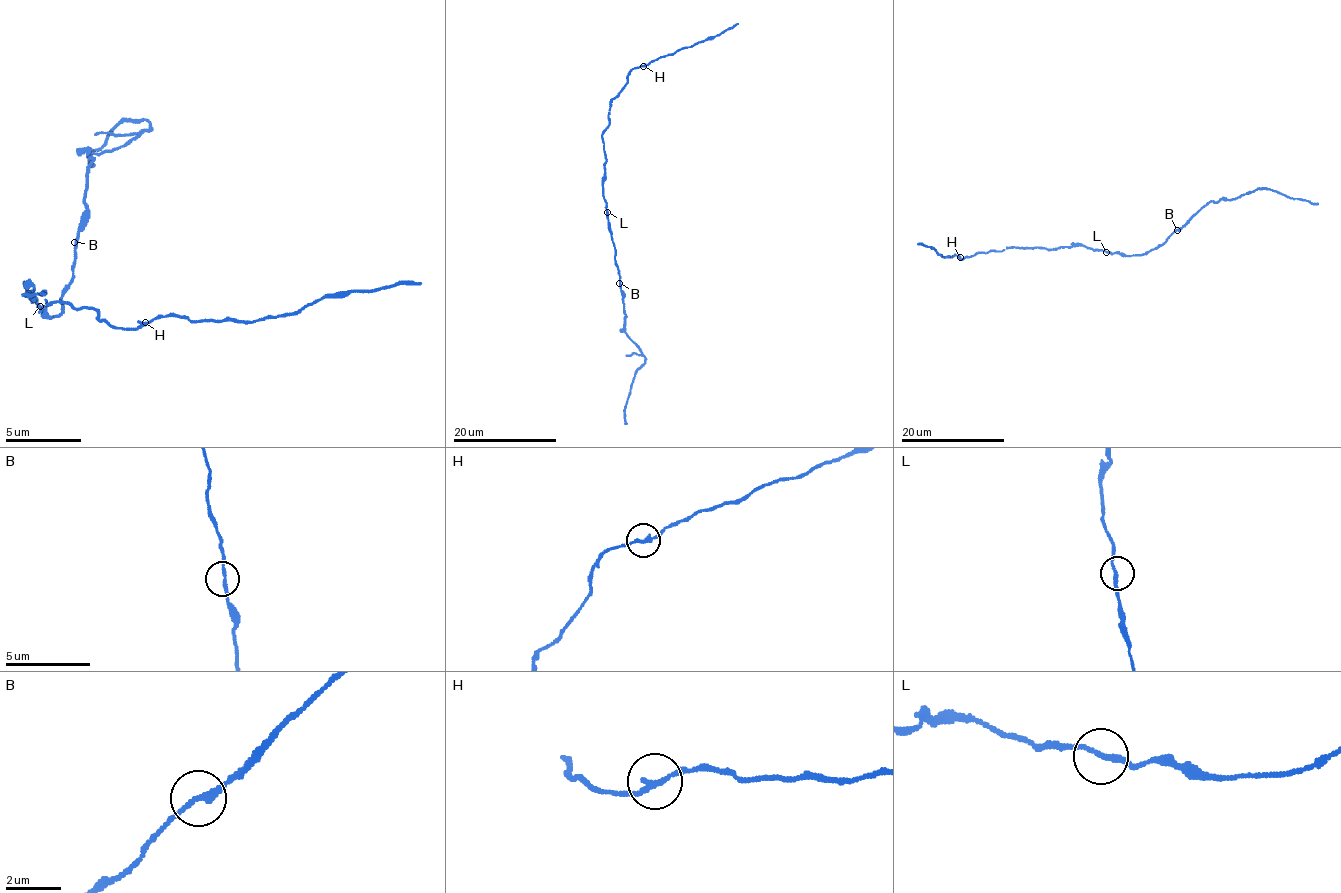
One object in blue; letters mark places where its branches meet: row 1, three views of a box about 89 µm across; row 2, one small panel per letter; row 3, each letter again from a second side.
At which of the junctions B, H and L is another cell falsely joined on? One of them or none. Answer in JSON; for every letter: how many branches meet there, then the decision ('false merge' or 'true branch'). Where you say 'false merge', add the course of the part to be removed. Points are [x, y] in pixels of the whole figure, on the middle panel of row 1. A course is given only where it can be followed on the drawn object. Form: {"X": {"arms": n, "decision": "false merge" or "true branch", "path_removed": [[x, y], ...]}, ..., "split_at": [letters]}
{"B": {"arms": 2, "decision": "true branch"}, "H": {"arms": 2, "decision": "false merge", "path_removed": [[644, 65], [711, 39], [738, 24]]}, "L": {"arms": 2, "decision": "true branch"}, "split_at": ["H"]}

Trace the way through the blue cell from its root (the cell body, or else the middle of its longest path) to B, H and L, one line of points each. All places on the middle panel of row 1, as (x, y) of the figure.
B: (605, 200), (619, 283)
H: (605, 200), (602, 179), (606, 155), (602, 131), (609, 125), (610, 101), (627, 82), (629, 72), (644, 65)
L: (605, 200), (607, 212)

